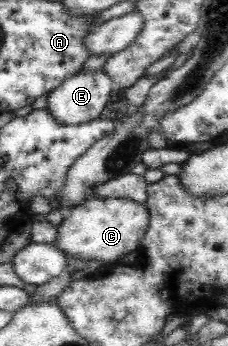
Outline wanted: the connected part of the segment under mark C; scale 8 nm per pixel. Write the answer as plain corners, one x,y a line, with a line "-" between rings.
109,197
87,199
78,206
68,210
57,228
57,239
53,245
60,249
66,259
84,259
86,262
113,263
121,262
127,253
137,252
145,233
149,231
150,212
142,202
127,197

